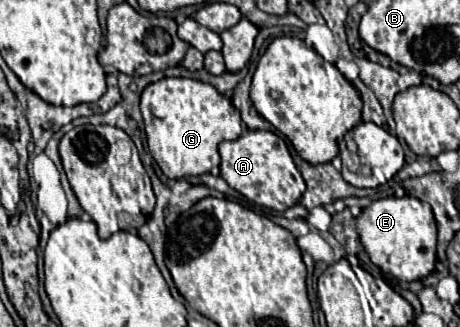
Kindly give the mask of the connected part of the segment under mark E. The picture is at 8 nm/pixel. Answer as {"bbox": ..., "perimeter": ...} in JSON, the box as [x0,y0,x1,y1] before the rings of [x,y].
{"bbox":[357,197,437,281],"perimeter":[[[387,197],[373,201],[357,217],[357,233],[371,261],[399,281],[423,279],[435,269],[437,223],[431,207],[415,197]]]}

